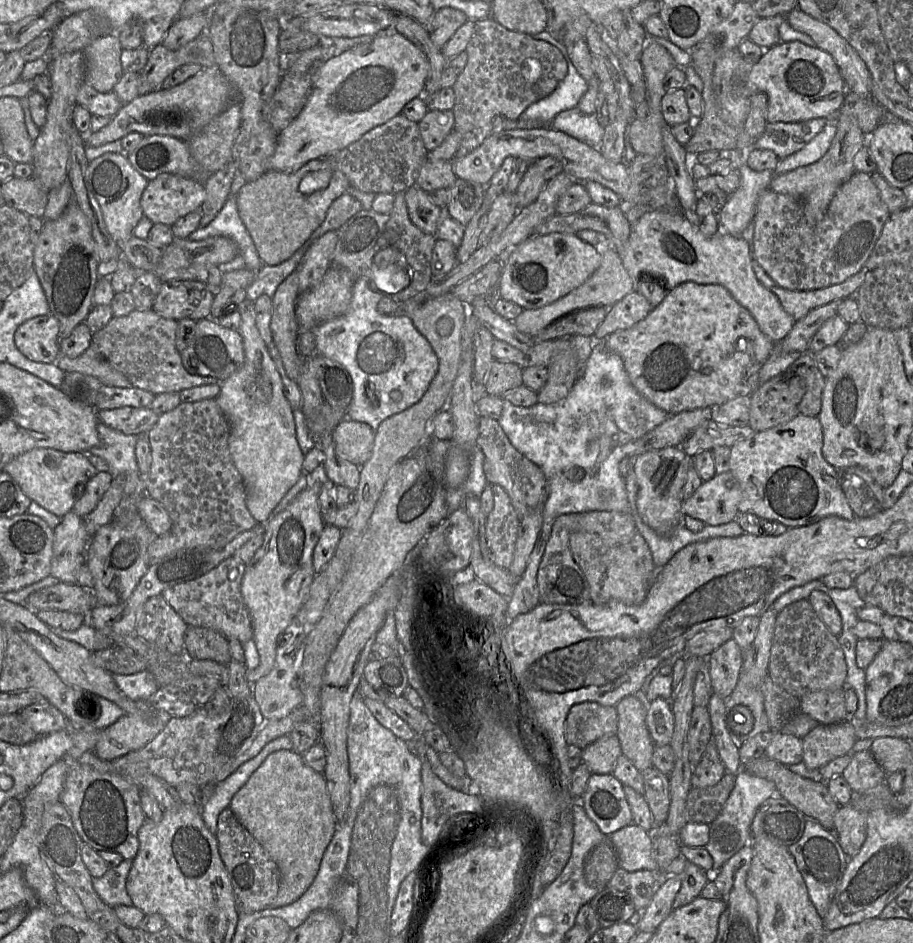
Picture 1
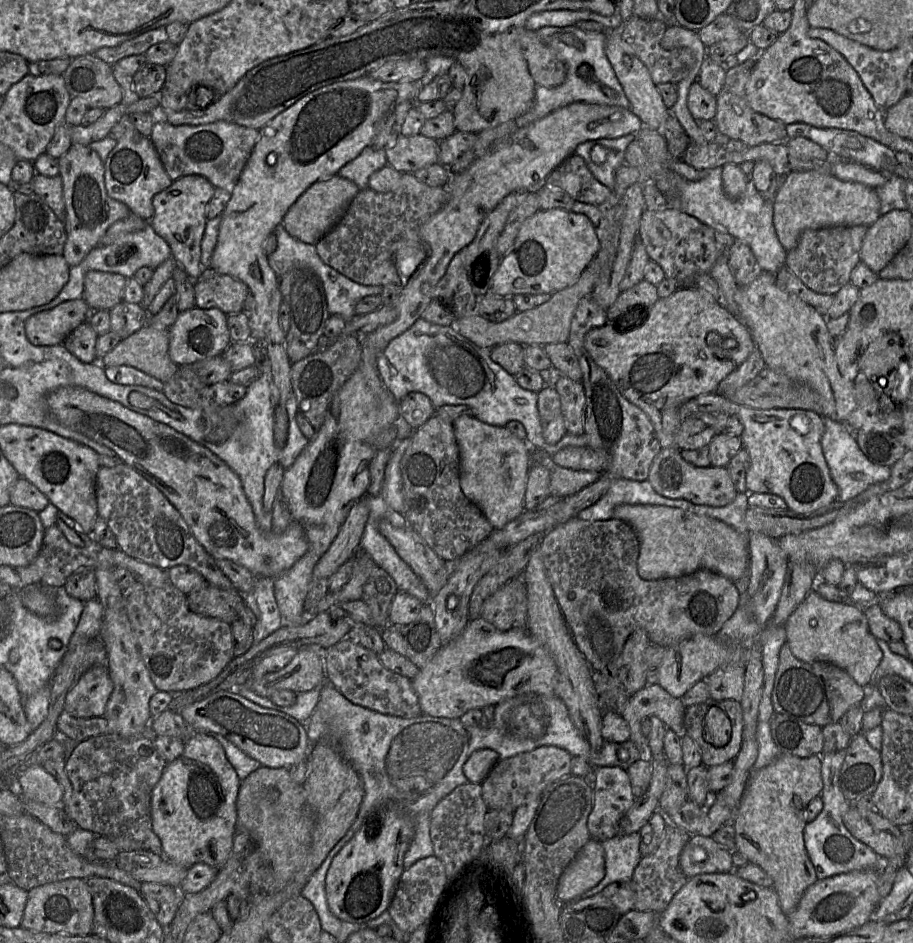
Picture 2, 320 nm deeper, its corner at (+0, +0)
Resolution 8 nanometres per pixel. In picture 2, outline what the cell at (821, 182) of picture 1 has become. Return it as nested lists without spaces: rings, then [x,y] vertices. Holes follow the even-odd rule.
[[[817,171],[791,172],[782,181],[773,201],[773,226],[786,251],[798,244],[805,230],[832,226],[872,225],[880,216],[880,200],[875,188],[857,182],[842,181]]]

